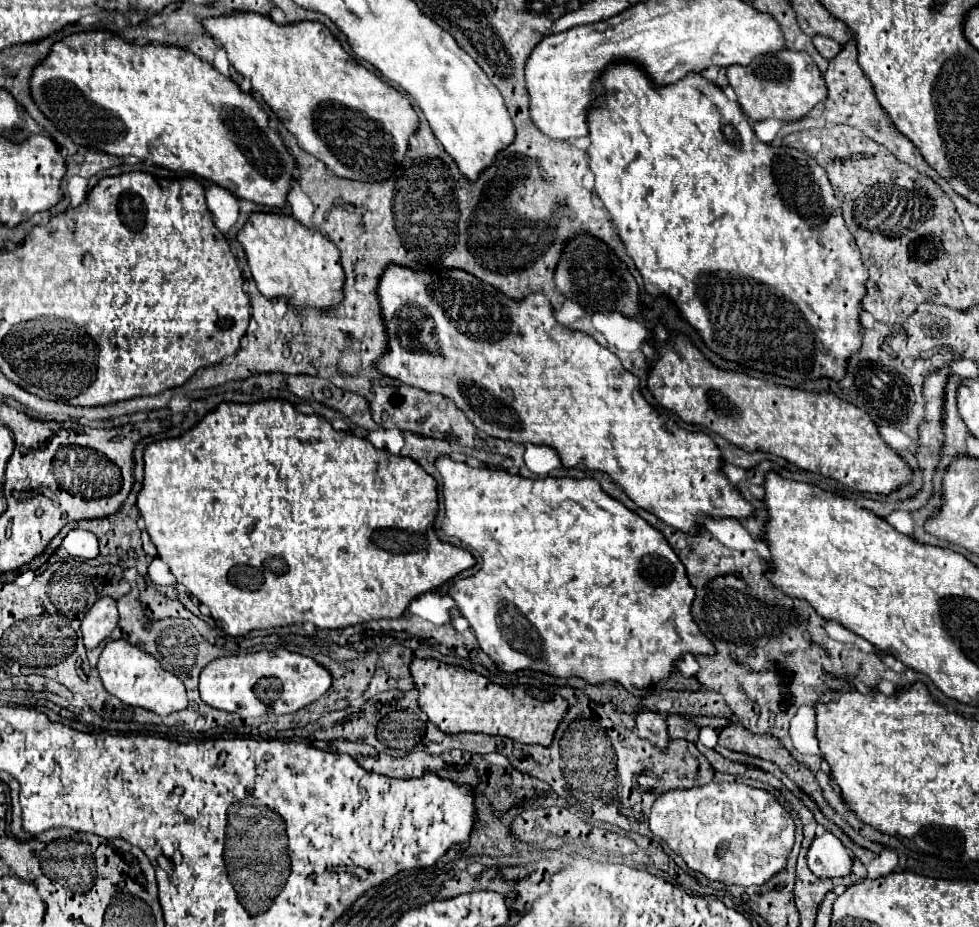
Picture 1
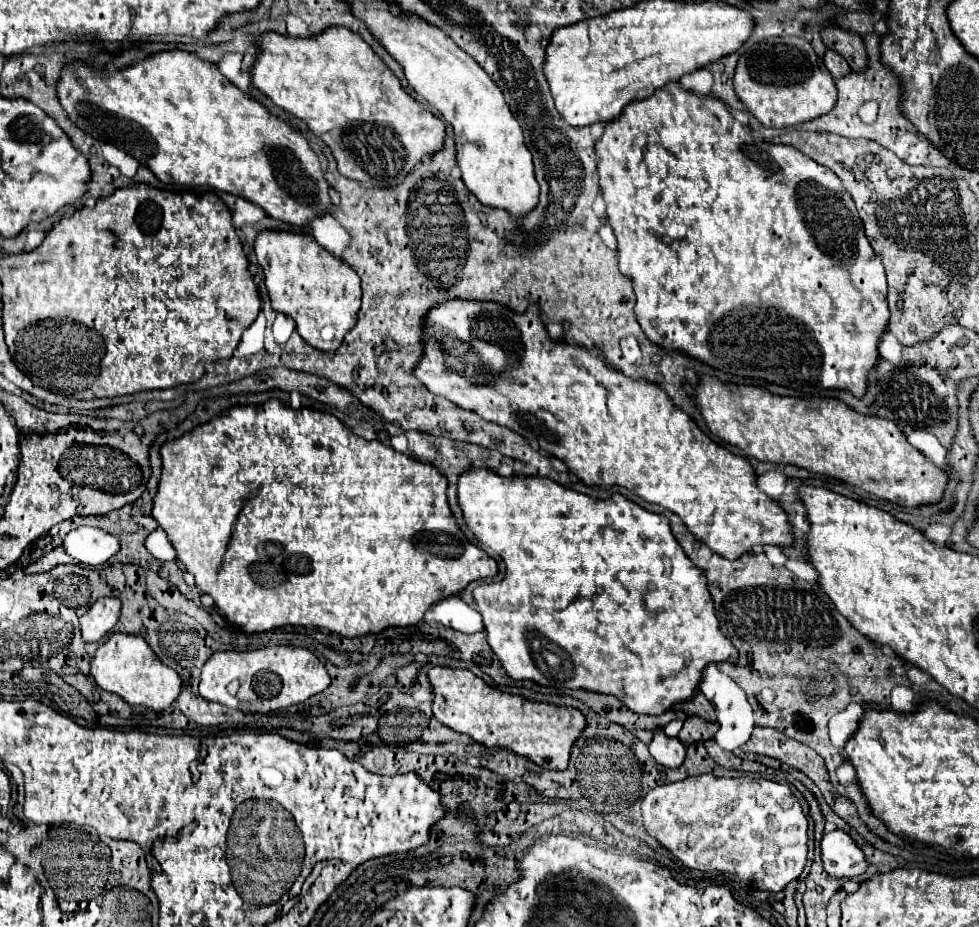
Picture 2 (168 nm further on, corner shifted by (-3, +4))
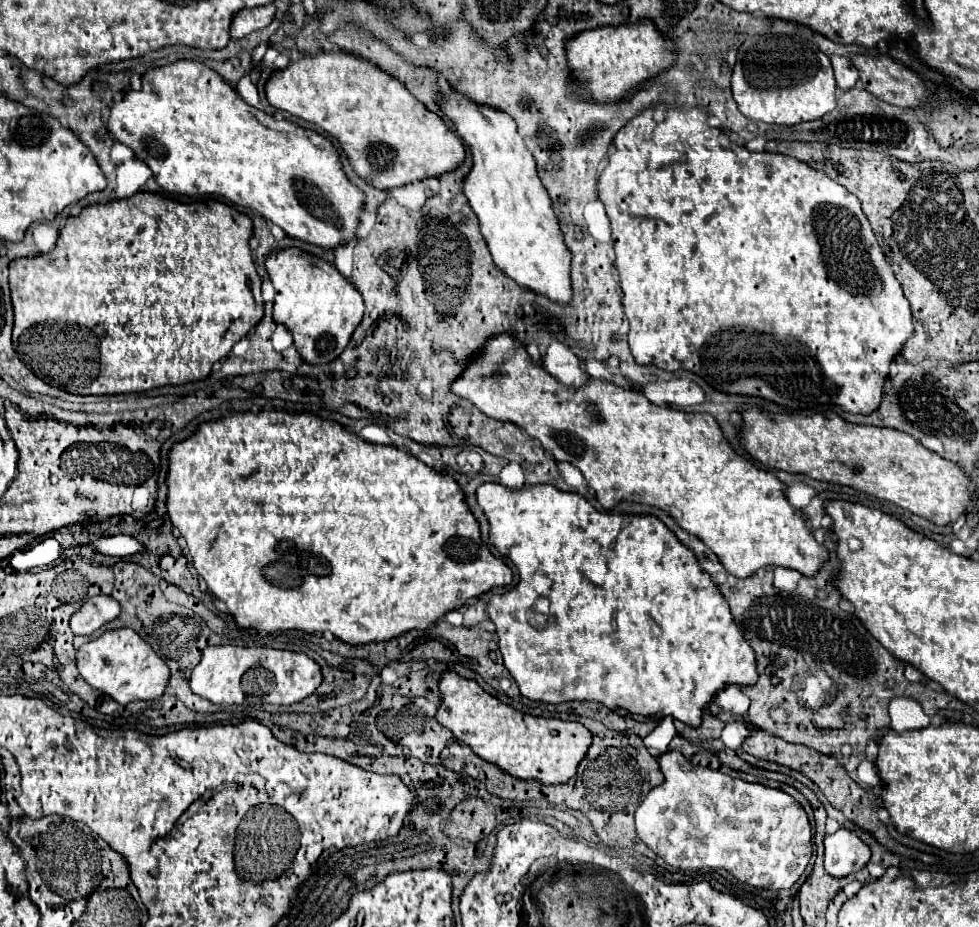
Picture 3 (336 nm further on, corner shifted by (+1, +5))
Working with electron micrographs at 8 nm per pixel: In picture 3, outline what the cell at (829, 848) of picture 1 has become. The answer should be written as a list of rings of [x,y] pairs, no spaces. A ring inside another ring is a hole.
[[[839,829],[825,837],[825,871],[829,875],[845,877],[865,867],[869,859],[869,847],[851,831]]]

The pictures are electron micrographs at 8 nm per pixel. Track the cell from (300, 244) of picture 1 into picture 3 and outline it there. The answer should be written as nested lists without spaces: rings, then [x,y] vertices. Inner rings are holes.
[[[299,247],[269,253],[265,257],[265,269],[275,289],[273,319],[291,331],[299,355],[309,363],[329,363],[337,359],[363,317],[363,297],[357,287],[331,263]]]

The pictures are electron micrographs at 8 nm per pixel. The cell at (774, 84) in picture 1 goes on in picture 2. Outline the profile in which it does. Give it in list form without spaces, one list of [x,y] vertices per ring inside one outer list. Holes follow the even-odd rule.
[[[773,36],[747,48],[739,56],[735,70],[735,92],[745,108],[767,128],[803,124],[831,112],[837,104],[837,88],[831,72],[813,46],[799,36]]]

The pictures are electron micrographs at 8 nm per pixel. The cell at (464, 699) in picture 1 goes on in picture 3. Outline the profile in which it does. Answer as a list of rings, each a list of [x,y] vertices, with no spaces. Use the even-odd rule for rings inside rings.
[[[453,671],[441,673],[439,691],[441,705],[435,719],[447,727],[457,741],[469,745],[481,759],[499,765],[517,779],[537,779],[545,785],[565,783],[575,775],[579,761],[589,749],[591,733],[585,725],[521,713],[485,693],[477,681],[465,679]]]

